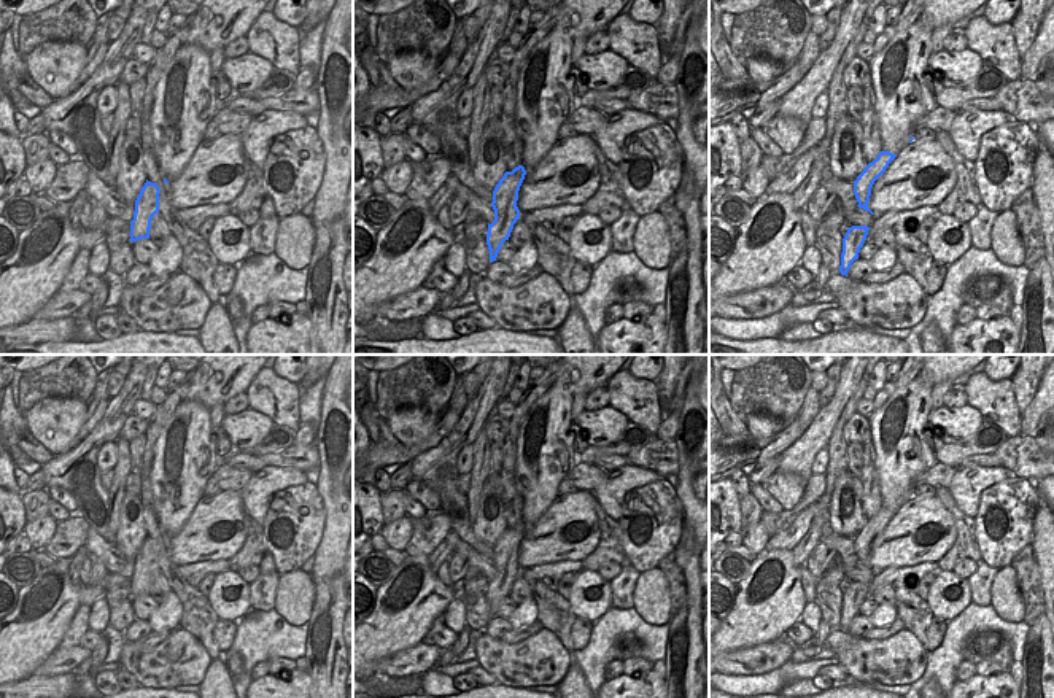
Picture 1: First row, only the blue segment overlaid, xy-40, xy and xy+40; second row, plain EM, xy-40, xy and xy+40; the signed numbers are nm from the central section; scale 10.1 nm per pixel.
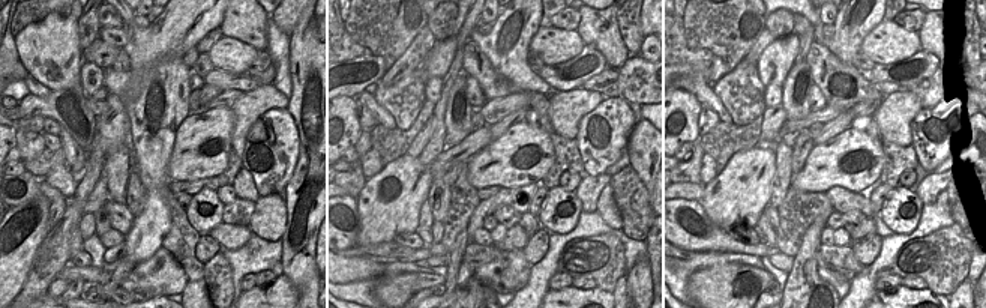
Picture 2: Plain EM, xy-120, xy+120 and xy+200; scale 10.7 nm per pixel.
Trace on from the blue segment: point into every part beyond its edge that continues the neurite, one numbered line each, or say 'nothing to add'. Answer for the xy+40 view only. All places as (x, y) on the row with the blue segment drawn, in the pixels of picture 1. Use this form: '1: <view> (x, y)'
nothing to add.

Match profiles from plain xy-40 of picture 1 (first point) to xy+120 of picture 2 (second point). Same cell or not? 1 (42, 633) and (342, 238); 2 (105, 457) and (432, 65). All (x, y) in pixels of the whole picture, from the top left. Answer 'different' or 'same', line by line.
1: different
2: different

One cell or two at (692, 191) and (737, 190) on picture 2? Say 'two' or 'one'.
two

